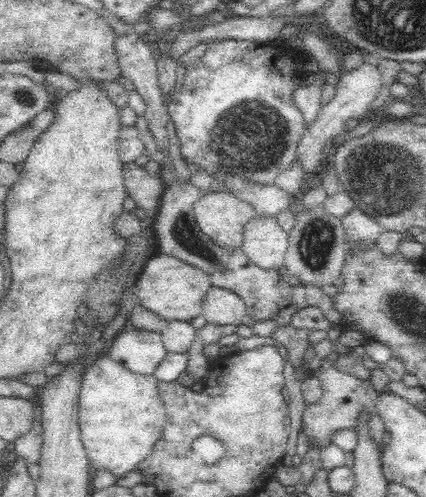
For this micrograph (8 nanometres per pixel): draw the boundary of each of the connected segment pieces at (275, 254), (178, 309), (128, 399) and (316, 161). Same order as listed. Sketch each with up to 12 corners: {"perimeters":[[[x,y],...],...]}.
{"perimeters":[[[274,216],[244,227],[244,254],[264,270],[285,264],[289,234]],[[175,256],[149,258],[133,283],[138,304],[167,321],[200,315],[211,287]],[[87,366],[77,423],[91,470],[118,479],[166,420],[153,374]],[[368,63],[345,71],[336,95],[298,143],[303,172],[321,171],[322,150],[348,119],[379,105],[383,84]]]}

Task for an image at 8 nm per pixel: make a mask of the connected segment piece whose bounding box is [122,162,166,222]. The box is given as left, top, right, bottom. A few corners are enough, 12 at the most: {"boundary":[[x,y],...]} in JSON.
{"boundary":[[123,163],[126,195],[152,221],[166,190],[160,173]]}

